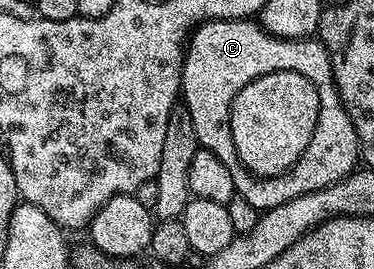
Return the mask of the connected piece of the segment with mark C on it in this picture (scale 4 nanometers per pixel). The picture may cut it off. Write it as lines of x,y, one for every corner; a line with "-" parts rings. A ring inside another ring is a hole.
255,20
205,22
195,27
185,47
181,100
189,116
193,116
193,132
197,132
200,147
213,152
213,156
217,156
217,160
229,168
229,176
233,176
233,184
238,188
237,193
260,212
271,210
277,204
285,204
285,200
293,200
312,189
315,169
327,169
328,179
335,180
341,172
350,171
356,165
355,129
335,91
331,57
318,40
277,38
268,34
-
269,72
301,72
305,80
315,85
319,97
319,123
313,140
309,140
309,148
286,174
270,179
269,184
263,180
251,180
248,186
243,186
243,162
237,156
231,135
231,105
245,84

